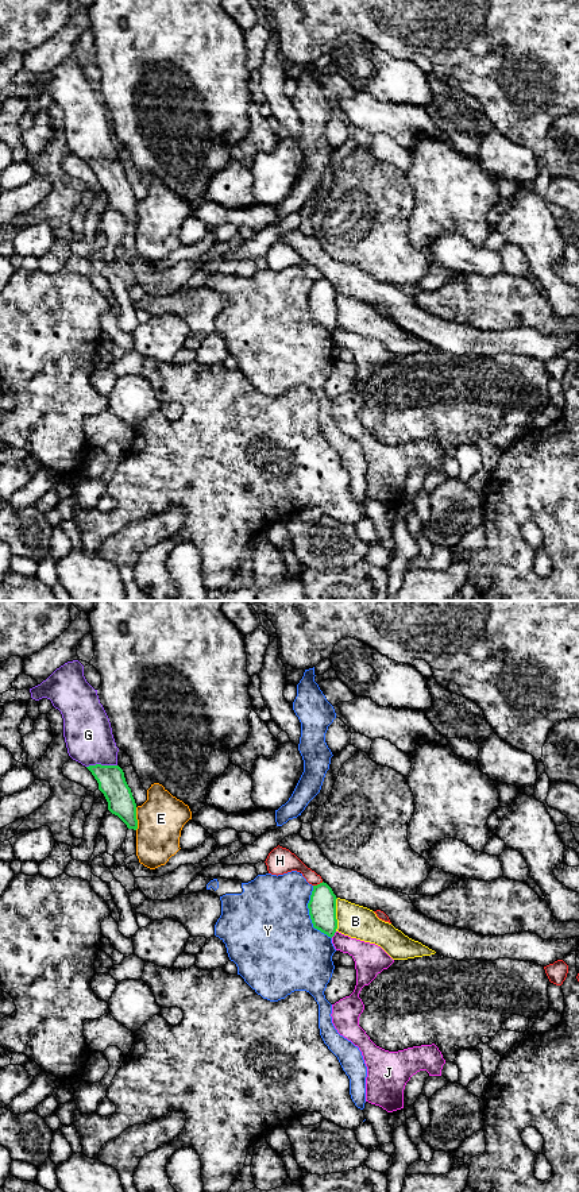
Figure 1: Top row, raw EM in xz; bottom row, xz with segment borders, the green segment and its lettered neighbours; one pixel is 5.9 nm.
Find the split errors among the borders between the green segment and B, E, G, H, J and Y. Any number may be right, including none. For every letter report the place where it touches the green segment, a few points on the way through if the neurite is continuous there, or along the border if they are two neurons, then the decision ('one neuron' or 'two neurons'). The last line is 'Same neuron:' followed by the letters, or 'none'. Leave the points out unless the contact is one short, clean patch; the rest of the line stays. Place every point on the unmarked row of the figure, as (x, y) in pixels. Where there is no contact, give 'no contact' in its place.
B: meets green in xz at (335, 309); two neurons
E: meets green in xz at (135, 213); two neurons
G: meets green in xz at (100, 159); two neurons
H: meets green in xz at (317, 280); two neurons
J: meets green in xz at (334, 330); border along xz (336, 327), (331, 332); two neurons
Y: meets green in xz at (309, 309); two neurons
Same neuron: none

